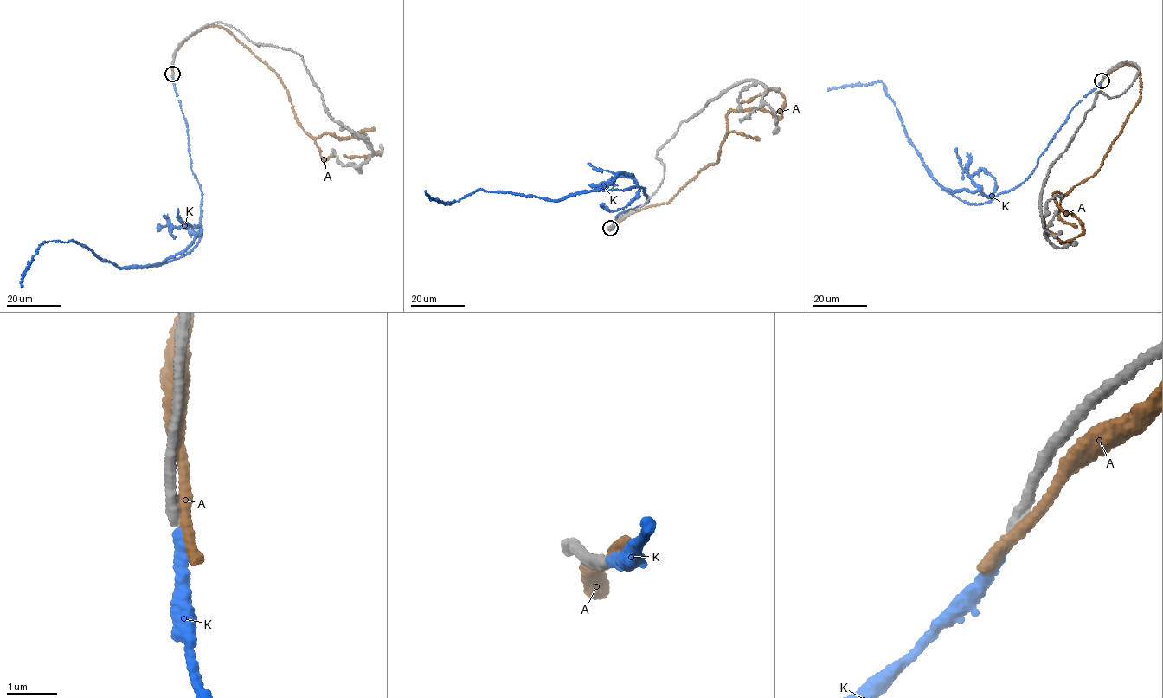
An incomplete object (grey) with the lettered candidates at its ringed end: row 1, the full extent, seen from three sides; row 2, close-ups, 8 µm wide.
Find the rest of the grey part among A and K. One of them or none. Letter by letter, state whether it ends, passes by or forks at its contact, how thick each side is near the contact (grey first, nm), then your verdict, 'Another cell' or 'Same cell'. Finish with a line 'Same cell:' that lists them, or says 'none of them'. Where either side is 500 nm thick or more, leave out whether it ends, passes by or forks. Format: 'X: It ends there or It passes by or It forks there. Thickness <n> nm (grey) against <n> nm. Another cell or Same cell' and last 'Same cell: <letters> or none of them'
A: It ends there. Thickness 220 nm (grey) against 280 nm. Another cell
K: It ends there. Thickness 190 nm (grey) against 190 nm. Same cell
Same cell: K

